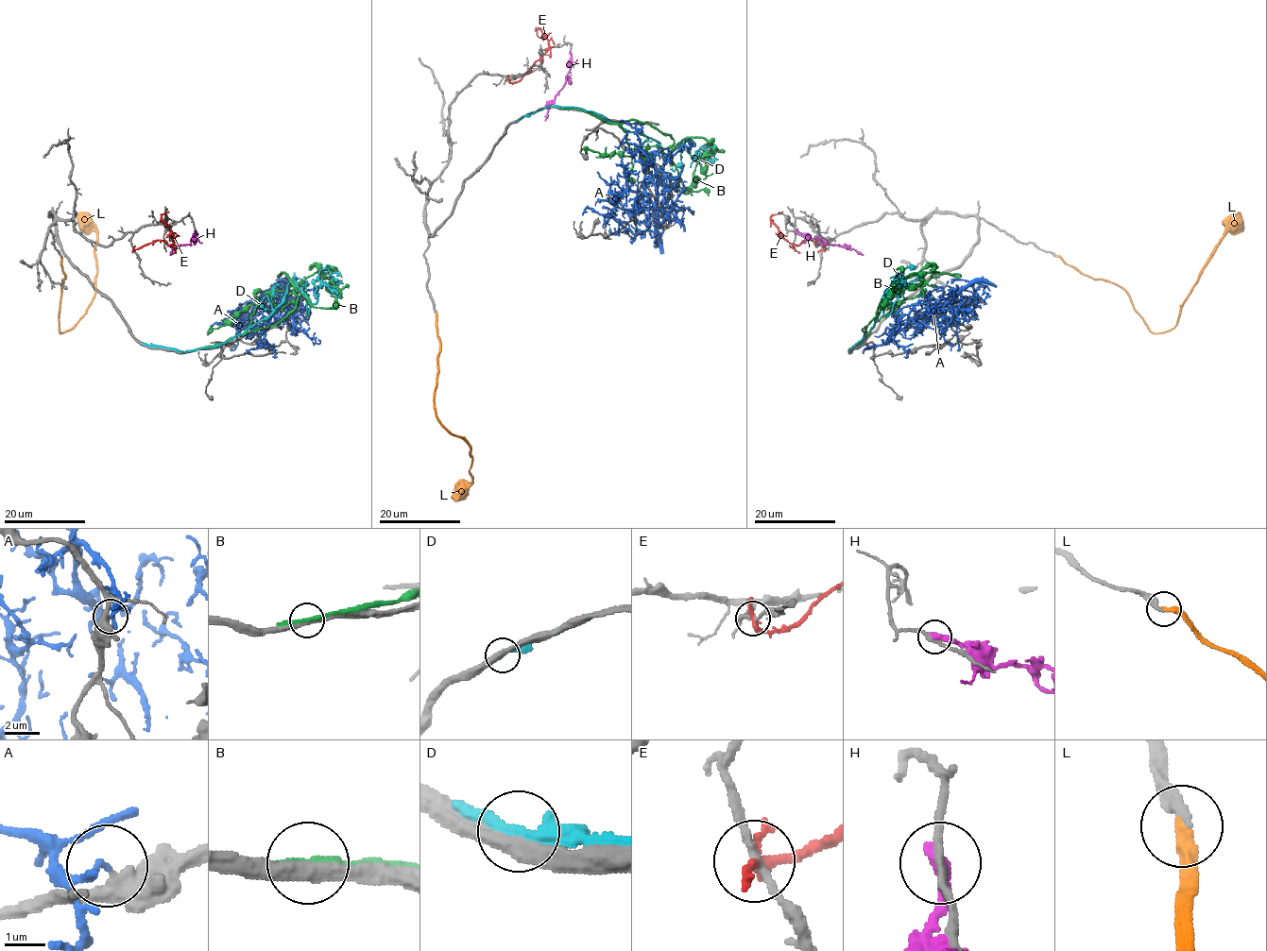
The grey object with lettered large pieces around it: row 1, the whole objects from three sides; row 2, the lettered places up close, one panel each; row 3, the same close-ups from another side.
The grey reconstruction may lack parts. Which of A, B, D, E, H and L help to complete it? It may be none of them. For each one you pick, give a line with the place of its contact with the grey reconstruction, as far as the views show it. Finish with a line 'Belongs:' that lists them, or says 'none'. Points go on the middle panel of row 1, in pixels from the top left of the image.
L: (436, 314)
Belongs: L

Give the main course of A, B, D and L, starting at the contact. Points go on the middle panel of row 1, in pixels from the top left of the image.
A: (647, 166), (642, 150), (644, 194), (653, 202), (657, 174), (671, 155), (693, 144)
B: (568, 108), (608, 123), (649, 123), (671, 137), (672, 148), (703, 137), (712, 148), (685, 187)
D: (523, 117), (552, 106), (595, 111), (658, 144), (665, 161), (685, 140), (680, 174), (669, 182)
L: (436, 313), (439, 350), (436, 416), (451, 433), (458, 435), (470, 447), (471, 485), (462, 497), (452, 498)

